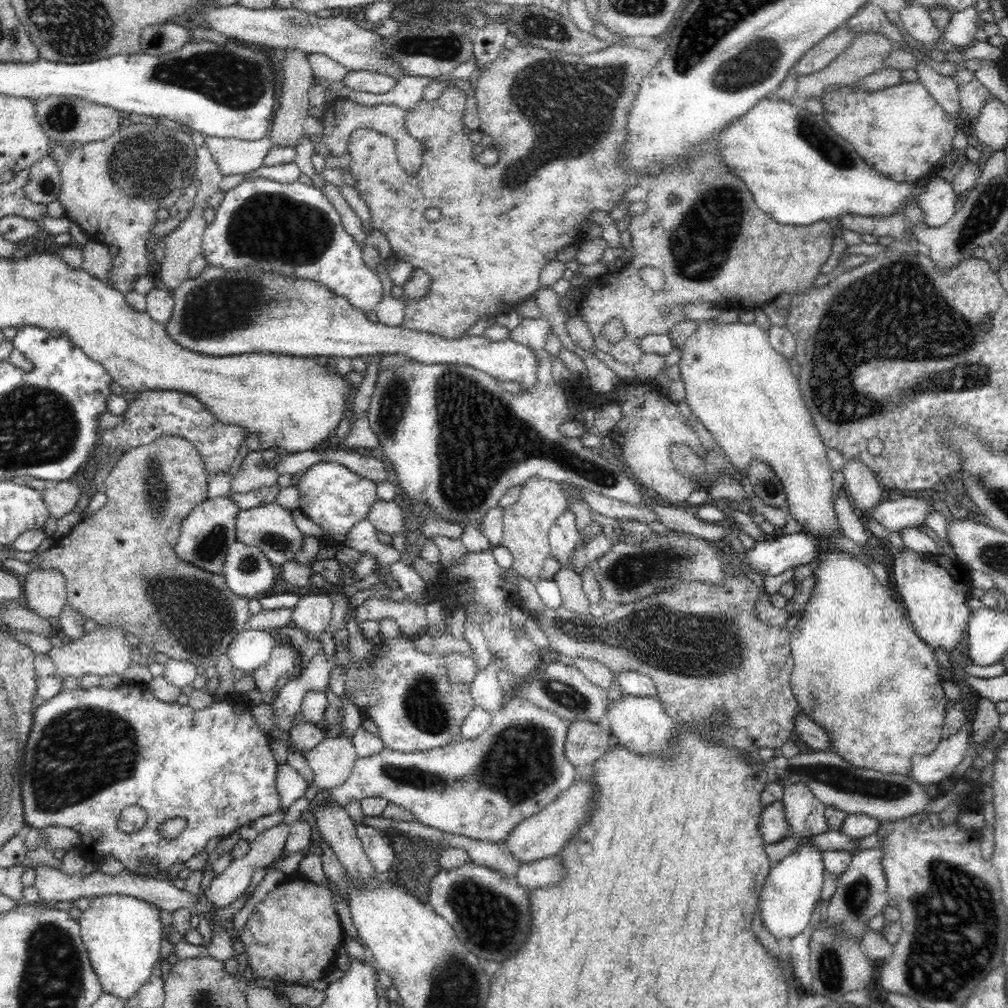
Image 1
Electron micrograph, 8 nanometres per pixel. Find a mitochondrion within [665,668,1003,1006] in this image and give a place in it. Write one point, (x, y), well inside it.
(936, 964)

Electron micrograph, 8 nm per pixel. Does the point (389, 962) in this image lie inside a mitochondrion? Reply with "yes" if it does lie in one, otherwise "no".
no

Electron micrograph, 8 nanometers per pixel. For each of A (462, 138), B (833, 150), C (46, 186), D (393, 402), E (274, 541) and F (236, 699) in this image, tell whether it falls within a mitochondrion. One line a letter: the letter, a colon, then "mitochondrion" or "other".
A: other
B: mitochondrion
C: mitochondrion
D: mitochondrion
E: mitochondrion
F: other

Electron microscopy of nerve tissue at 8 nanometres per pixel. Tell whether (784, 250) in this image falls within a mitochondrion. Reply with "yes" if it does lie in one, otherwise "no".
no

